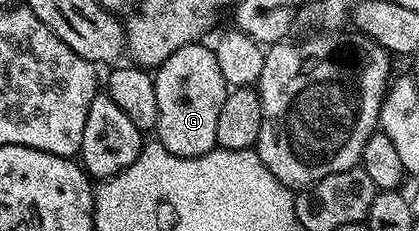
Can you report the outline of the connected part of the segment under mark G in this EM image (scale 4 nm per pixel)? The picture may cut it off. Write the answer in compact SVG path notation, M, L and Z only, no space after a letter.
M200 41L182 45L154 71L158 97L158 121L154 135L167 151L178 157L202 157L217 150L218 113L230 88L218 69L215 50L204 45Z

